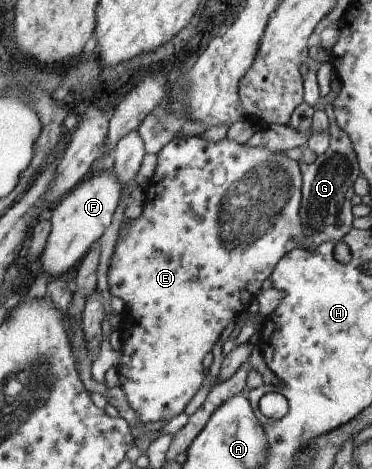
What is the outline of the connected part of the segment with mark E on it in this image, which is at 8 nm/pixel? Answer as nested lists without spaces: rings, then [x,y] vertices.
[[[176,136],[157,155],[158,162],[155,176],[147,186],[147,196],[144,201],[142,213],[134,219],[125,219],[120,225],[120,232],[111,256],[109,271],[107,273],[109,291],[120,297],[129,308],[127,311],[132,319],[132,325],[124,325],[118,329],[122,336],[123,346],[120,351],[124,354],[118,364],[121,373],[121,387],[125,392],[128,405],[138,415],[141,423],[153,421],[172,421],[180,413],[186,411],[190,401],[196,397],[196,393],[206,383],[204,376],[204,359],[220,339],[222,331],[230,325],[230,321],[236,322],[241,313],[246,313],[246,308],[256,295],[260,295],[262,283],[270,279],[280,260],[293,249],[304,248],[308,251],[316,251],[316,247],[307,247],[305,240],[307,233],[301,218],[303,202],[303,173],[302,160],[294,157],[294,153],[273,152],[265,147],[249,147],[224,138],[213,143],[205,141],[200,136]]]

